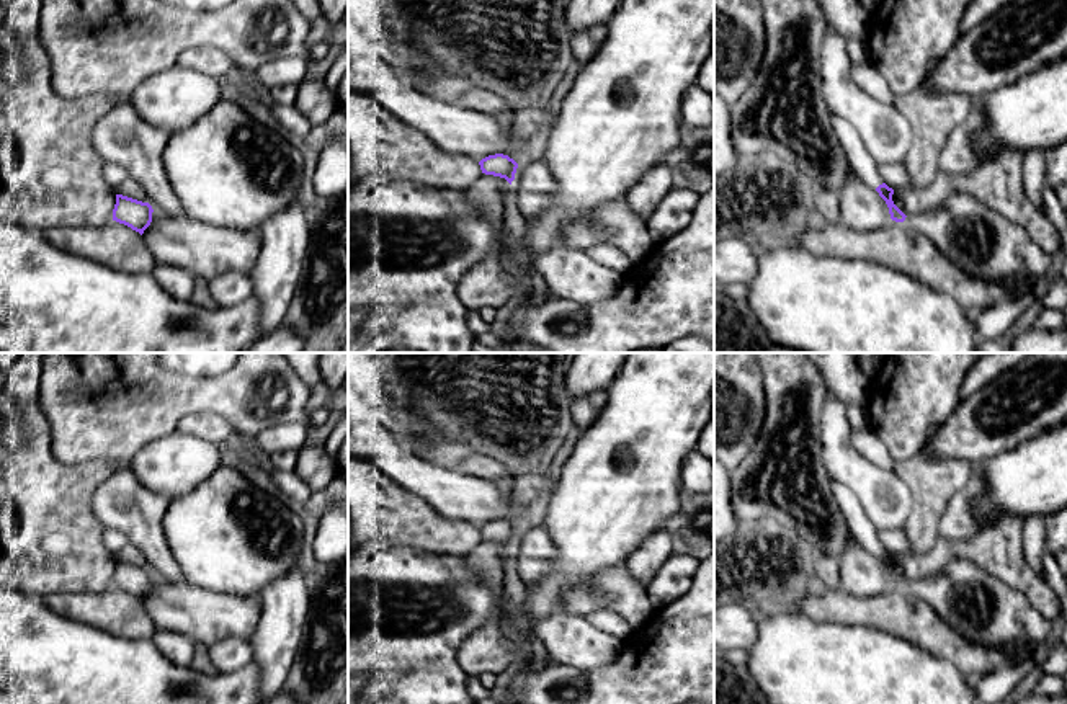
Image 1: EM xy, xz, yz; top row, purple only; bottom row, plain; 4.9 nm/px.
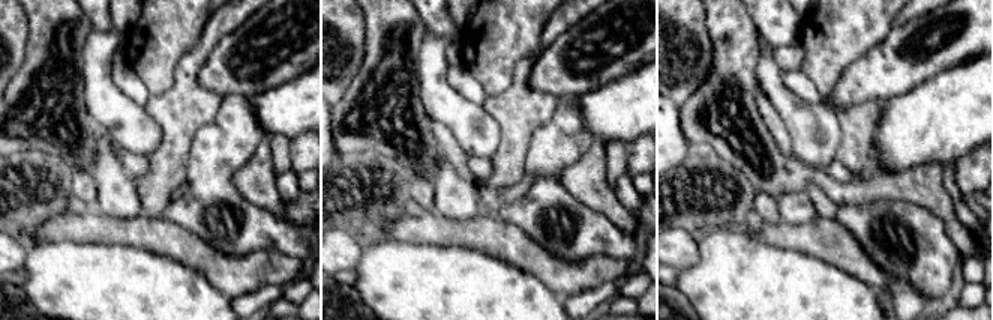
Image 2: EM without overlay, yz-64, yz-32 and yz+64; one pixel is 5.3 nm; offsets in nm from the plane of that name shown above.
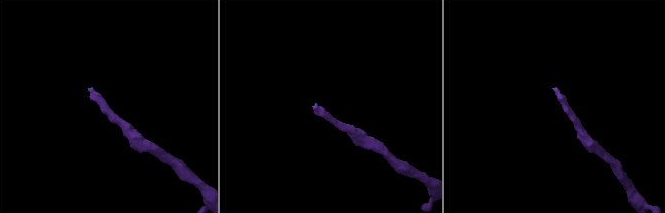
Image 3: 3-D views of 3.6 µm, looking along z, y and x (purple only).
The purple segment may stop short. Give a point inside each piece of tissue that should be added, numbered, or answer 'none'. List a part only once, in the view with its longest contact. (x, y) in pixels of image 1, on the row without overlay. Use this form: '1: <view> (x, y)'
1: yz (860, 526)

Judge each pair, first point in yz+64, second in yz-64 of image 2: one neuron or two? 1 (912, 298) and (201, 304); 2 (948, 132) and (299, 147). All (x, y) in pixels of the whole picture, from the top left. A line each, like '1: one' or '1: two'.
1: two
2: two

